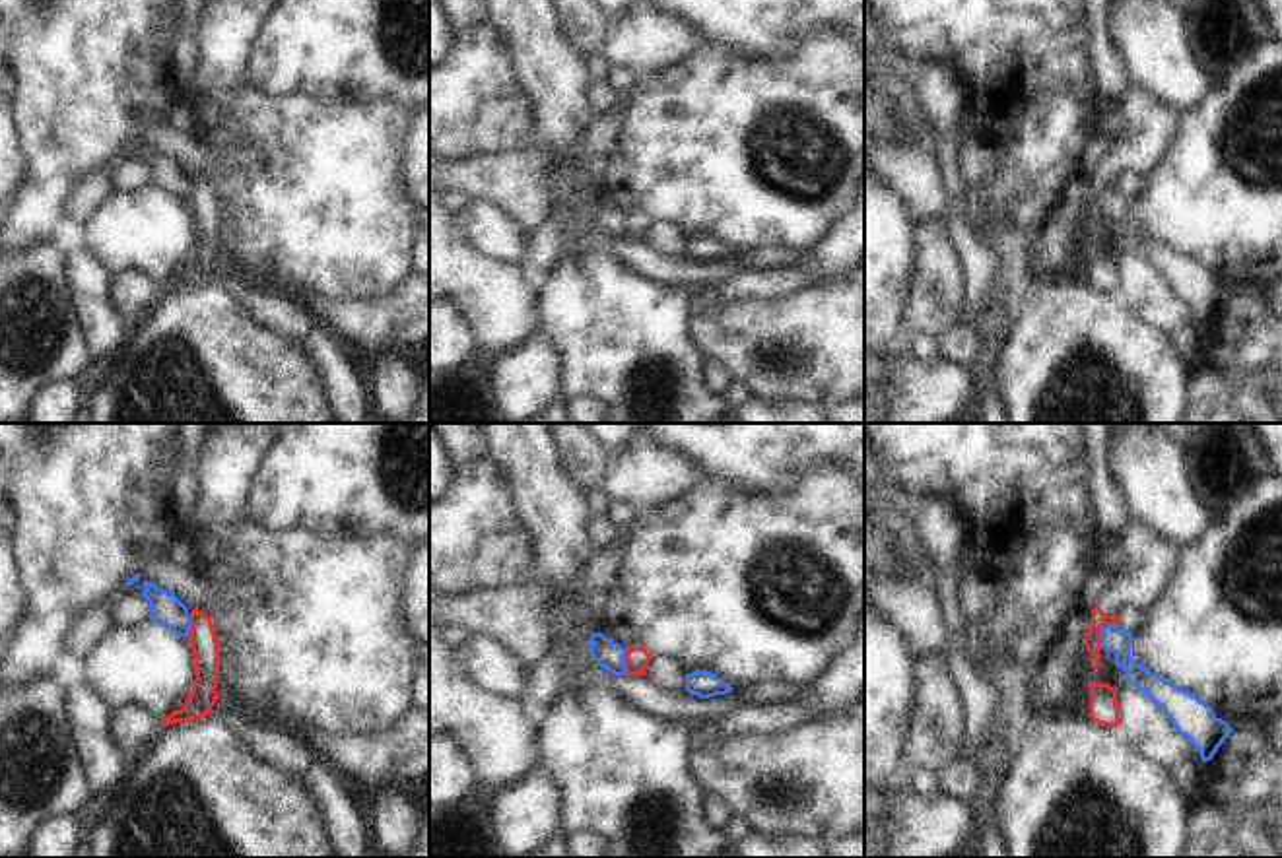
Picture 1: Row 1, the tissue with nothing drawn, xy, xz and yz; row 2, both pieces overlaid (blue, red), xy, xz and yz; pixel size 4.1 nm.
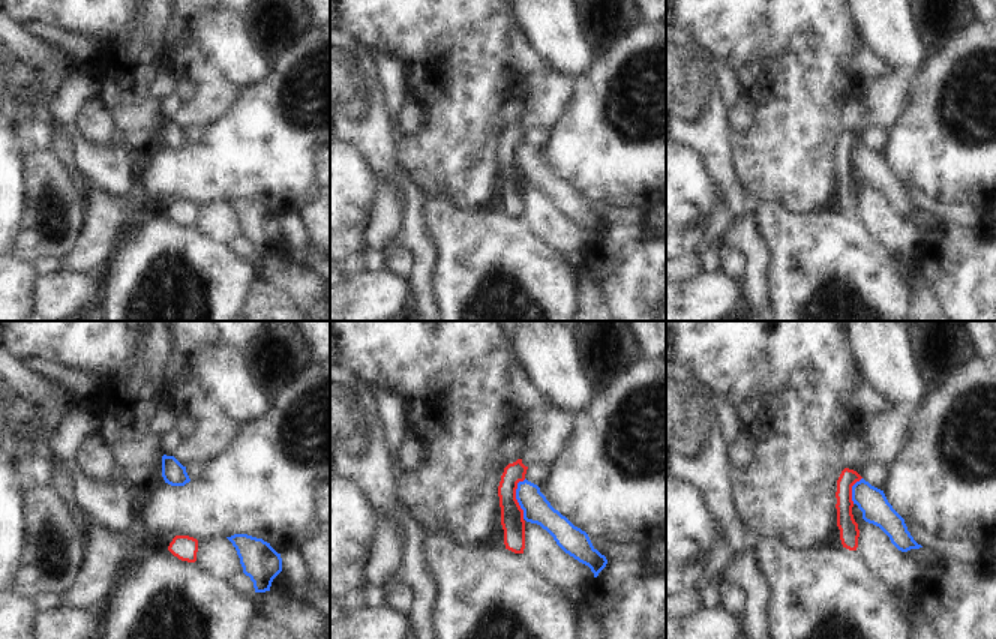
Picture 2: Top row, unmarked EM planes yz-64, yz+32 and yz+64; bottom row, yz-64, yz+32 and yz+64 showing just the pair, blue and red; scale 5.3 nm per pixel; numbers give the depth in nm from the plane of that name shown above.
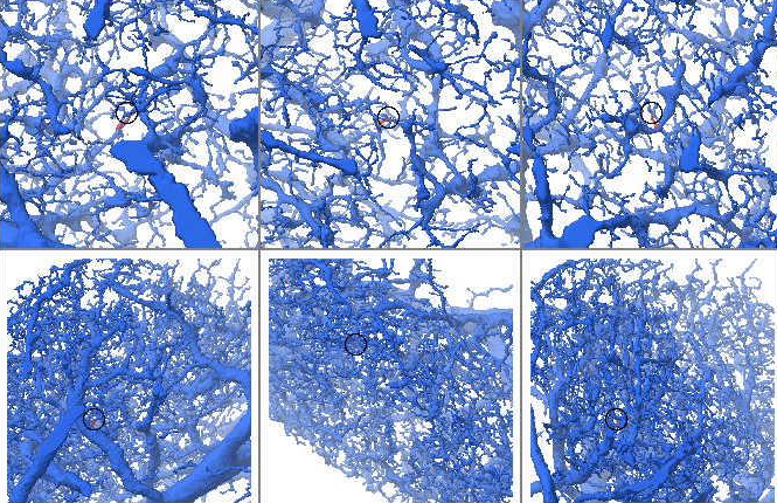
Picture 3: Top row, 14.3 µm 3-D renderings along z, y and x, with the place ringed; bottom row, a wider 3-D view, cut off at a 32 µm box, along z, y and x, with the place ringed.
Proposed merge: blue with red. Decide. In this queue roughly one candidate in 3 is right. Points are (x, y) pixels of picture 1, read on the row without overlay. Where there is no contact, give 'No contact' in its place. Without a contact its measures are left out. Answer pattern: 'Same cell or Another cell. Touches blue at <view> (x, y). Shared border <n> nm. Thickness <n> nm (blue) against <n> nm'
Another cell. Touches blue at yz (1102, 197). Shared border 120 nm. Thickness 100 nm (blue) against 70 nm.

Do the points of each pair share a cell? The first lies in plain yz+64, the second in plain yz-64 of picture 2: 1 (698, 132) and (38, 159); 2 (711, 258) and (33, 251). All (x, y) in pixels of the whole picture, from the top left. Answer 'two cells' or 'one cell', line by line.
1: two cells
2: two cells

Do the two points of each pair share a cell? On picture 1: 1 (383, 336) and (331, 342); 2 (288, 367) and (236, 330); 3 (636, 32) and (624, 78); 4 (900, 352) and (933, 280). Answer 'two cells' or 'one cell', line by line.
1: two cells
2: one cell
3: two cells
4: one cell

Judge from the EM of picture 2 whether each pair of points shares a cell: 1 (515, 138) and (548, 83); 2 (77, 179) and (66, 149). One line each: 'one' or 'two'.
1: one
2: one

